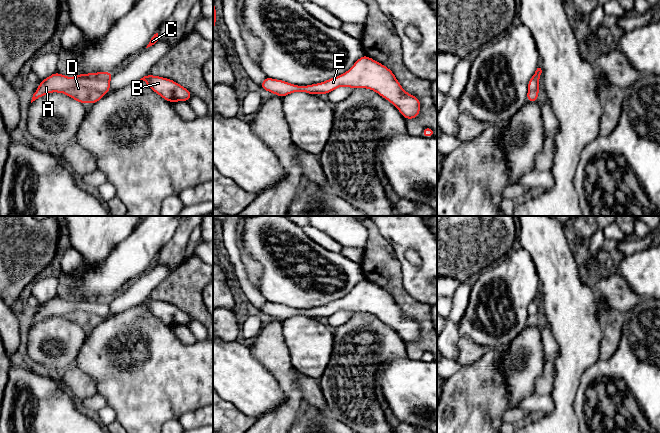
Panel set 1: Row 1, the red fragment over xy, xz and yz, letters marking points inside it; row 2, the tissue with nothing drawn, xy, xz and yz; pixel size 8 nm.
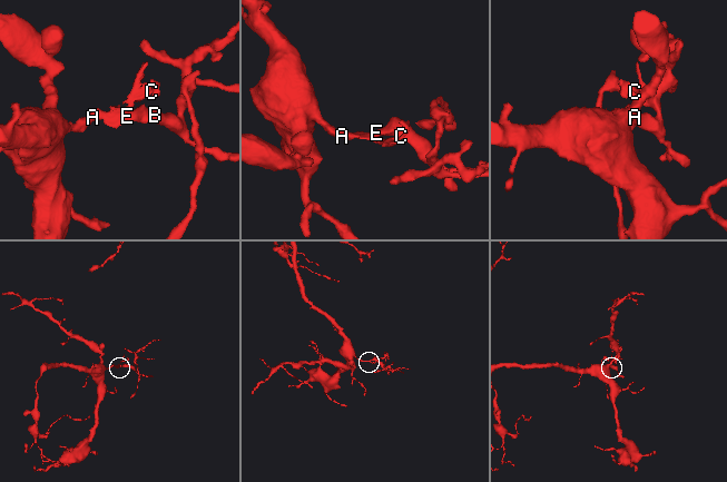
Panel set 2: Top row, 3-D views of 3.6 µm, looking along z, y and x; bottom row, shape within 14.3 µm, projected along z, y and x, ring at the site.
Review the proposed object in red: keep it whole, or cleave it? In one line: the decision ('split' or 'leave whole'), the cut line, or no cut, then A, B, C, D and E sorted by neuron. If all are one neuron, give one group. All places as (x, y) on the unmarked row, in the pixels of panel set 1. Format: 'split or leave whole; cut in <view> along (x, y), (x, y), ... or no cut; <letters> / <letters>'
leave whole; no cut; A B C D E

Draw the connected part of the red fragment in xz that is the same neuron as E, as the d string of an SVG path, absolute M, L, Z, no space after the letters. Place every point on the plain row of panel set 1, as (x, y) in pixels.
M366 279L358 283L343 299L322 307L298 310L266 301L260 309L262 313L281 321L292 316L328 318L341 310L372 313L396 330L406 344L416 342L420 337L420 324L402 313L390 293Z

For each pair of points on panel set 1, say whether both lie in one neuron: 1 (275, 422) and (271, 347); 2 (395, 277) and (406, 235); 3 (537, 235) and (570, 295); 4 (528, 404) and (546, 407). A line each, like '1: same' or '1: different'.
1: same
2: different
3: same
4: same

